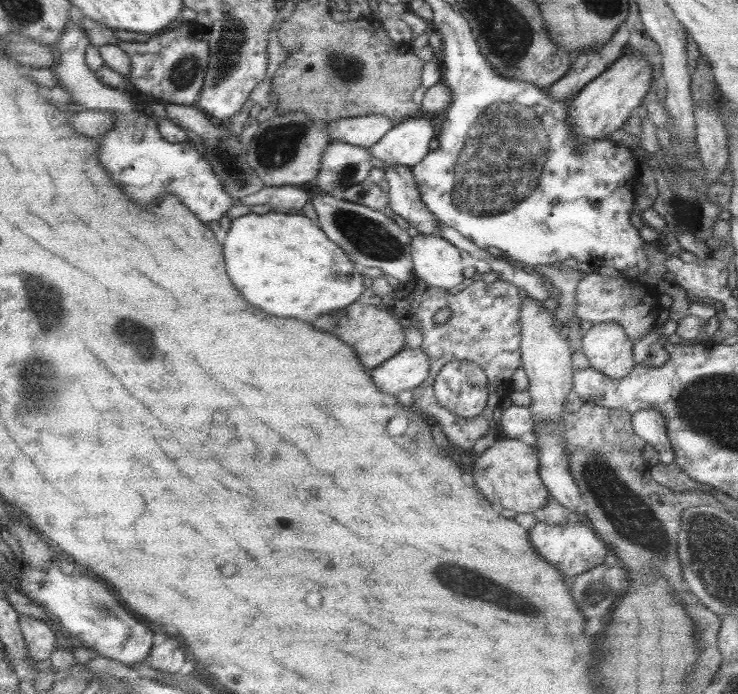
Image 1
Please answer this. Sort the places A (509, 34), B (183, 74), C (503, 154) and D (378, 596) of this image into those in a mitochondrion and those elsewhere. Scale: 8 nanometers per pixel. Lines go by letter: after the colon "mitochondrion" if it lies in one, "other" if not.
A: mitochondrion
B: mitochondrion
C: mitochondrion
D: other

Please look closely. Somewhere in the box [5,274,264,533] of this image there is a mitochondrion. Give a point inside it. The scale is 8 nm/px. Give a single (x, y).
(42, 384)

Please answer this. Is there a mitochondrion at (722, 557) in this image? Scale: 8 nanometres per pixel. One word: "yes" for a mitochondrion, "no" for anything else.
yes

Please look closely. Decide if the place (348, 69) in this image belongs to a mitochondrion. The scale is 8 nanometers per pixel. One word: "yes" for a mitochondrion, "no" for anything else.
yes

